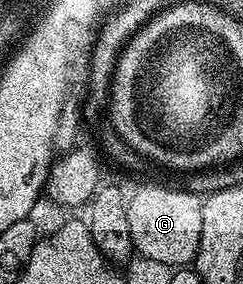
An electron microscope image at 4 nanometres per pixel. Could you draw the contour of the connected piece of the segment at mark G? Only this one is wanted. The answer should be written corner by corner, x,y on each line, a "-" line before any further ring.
141,186
134,194
128,195
128,200
127,220
131,224
133,249
138,255
174,268
188,267
196,259
199,236
203,232
202,199
198,195
182,188
168,190
165,186

